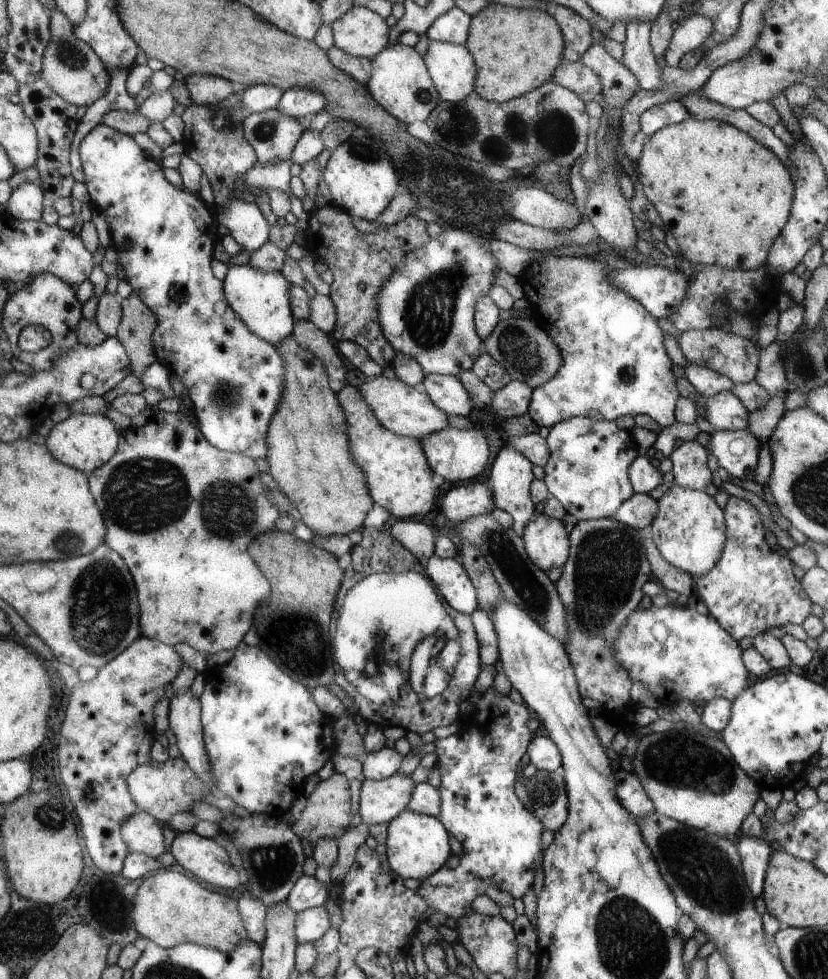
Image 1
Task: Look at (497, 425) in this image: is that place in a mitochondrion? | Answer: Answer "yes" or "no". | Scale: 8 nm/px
no

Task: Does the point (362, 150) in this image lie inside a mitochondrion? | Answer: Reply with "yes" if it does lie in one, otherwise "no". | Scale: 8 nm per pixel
yes

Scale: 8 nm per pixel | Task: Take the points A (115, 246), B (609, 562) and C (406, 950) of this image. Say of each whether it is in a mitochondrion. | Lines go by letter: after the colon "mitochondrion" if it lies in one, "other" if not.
A: other
B: mitochondrion
C: other

